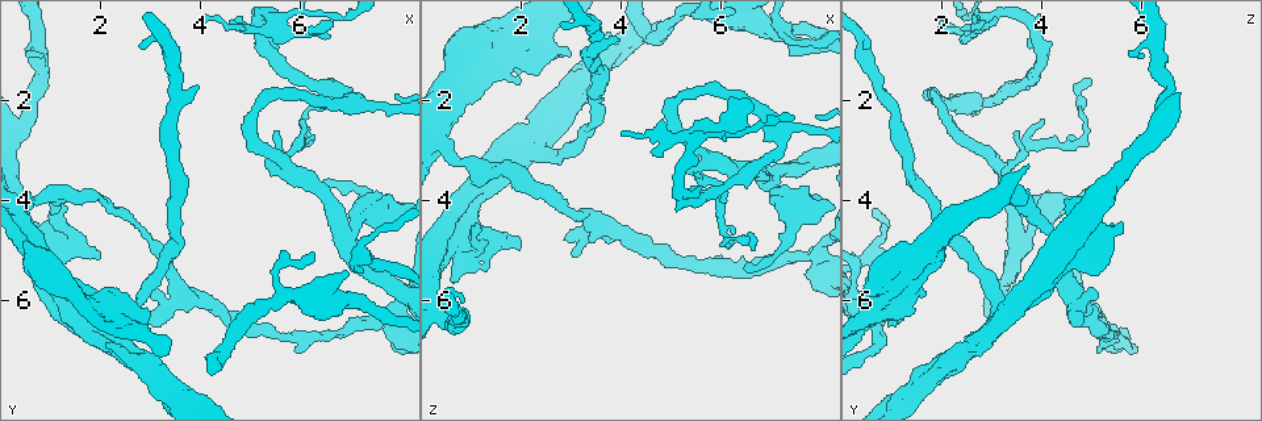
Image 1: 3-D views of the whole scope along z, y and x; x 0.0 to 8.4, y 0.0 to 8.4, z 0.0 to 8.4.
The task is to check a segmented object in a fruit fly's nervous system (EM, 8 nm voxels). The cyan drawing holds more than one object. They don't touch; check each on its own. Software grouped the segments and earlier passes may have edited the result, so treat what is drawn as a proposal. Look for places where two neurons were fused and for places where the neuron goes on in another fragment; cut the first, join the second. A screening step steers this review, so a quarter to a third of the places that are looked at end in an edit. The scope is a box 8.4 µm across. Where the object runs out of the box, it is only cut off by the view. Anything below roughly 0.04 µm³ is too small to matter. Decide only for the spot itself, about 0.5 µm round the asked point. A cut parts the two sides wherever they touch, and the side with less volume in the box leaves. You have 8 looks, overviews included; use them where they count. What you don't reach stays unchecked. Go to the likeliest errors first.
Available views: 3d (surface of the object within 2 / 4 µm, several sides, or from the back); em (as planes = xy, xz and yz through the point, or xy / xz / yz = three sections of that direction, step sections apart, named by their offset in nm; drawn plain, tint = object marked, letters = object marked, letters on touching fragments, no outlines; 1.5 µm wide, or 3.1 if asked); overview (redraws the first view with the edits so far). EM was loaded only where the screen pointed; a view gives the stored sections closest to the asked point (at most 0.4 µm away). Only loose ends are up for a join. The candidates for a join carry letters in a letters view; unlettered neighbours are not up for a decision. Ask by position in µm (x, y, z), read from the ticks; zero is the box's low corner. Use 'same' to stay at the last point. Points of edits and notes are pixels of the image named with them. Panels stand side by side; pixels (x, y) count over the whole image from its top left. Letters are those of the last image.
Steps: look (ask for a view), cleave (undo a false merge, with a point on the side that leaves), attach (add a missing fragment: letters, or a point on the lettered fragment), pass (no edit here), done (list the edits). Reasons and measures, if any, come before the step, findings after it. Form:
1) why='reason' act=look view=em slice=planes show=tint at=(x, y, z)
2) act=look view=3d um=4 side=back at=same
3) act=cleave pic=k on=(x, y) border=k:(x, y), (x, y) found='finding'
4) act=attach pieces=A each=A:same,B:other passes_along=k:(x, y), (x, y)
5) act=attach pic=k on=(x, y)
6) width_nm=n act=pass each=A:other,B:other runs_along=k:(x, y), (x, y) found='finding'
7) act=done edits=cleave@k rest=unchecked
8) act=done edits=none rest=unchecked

why='branch stops here' act=look view=3d um=2 at=(3.95, 1.70, 0.75)

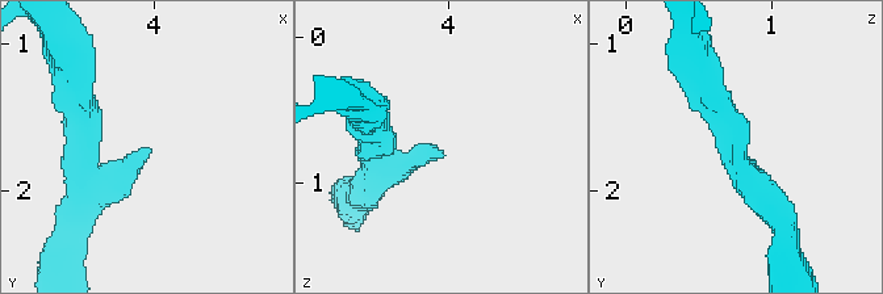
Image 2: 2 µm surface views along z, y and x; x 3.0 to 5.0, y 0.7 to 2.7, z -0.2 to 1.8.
act=look view=em slice=xy step=4 show=tint at=(3.94, 1.70, 0.80)

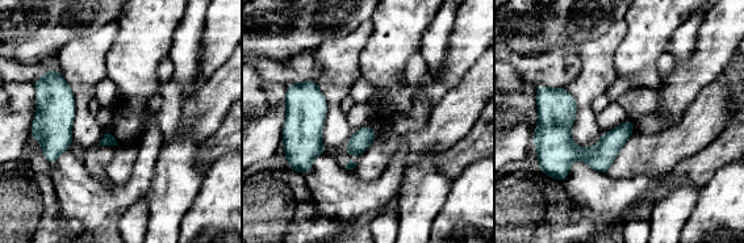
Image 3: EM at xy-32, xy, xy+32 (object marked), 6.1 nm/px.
why='cut it another way' act=look view=em slice=planes show=letters at=same

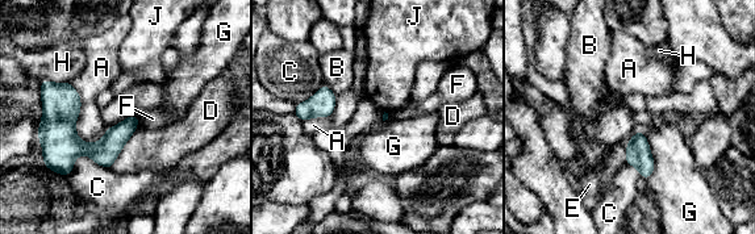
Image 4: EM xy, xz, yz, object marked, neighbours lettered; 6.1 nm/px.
longest_contact=D:320nm act=pass each=A:other,B:other,C:other,D:other,E:other,F:other,G:other,H:other,J:other border=4:(641, 130), (654, 161), (646, 179) found='none of them fits'

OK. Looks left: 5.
why='an open end' act=look view=3d um=4 side=back at=(2.95, 6.40, 4.80)

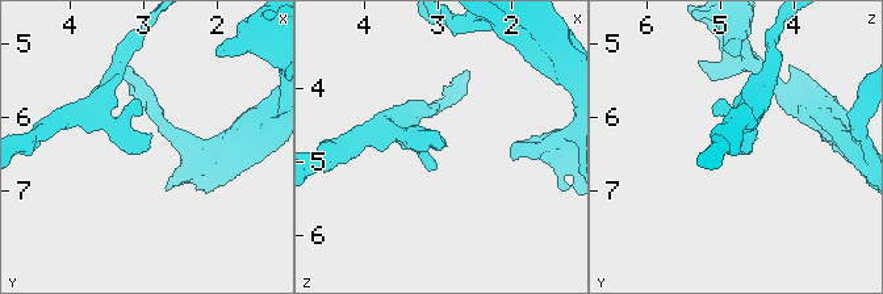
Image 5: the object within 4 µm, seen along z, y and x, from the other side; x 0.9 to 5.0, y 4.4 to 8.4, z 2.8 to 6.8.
why='shape alone is not enough' act=look view=em slice=xz step=4 show=tint at=(2.90, 6.50, 4.85)

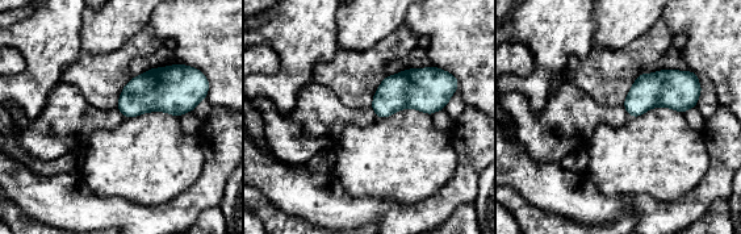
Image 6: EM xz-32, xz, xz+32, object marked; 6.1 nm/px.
act=look view=em slice=planes show=letters at=same

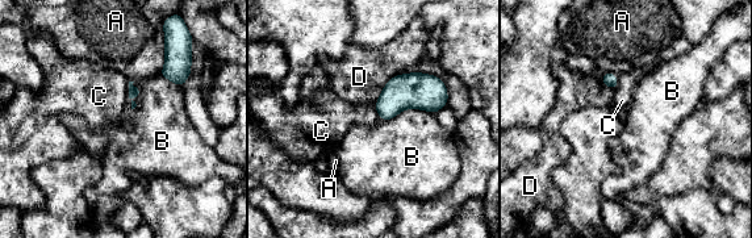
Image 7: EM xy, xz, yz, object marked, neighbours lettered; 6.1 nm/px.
act=pass each=A:other,B:other,C:other,D:other border=7:(434, 113), (402, 109), (380, 120) found='none of them fits'

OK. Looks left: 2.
act=look view=em slice=planes show=letters at=(5.50, 2.60, 3.50)

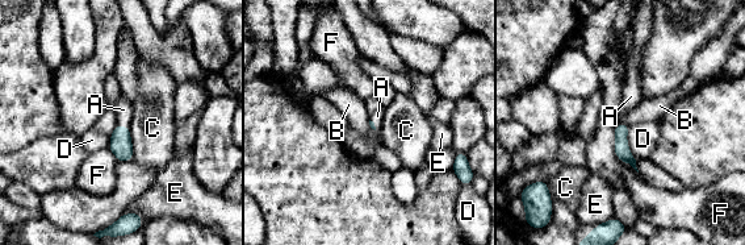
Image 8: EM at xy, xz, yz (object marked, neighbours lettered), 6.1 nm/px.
act=attach pieces=A each=A:same,B:other,C:other,D:other,E:other,F:other passes_along=8:(120, 144), (122, 125), (124, 109) found='it goes on there'

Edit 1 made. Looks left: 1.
act=done edits=attach@8 rest=unchecked

